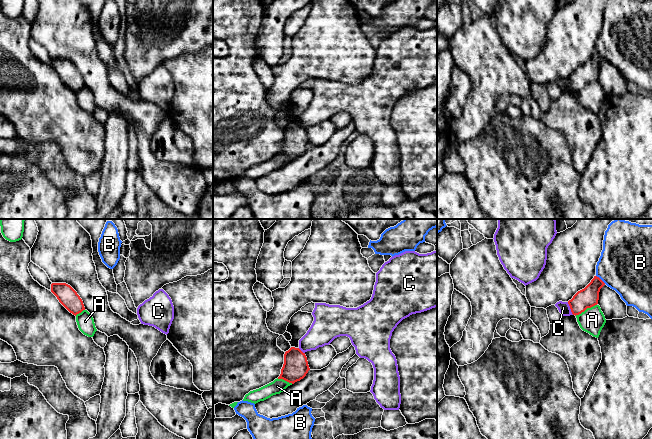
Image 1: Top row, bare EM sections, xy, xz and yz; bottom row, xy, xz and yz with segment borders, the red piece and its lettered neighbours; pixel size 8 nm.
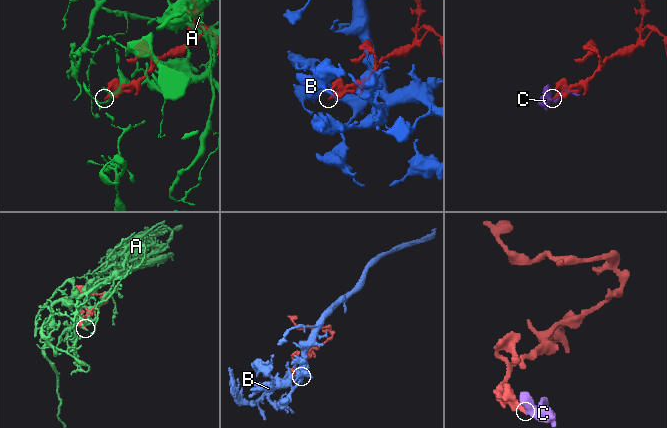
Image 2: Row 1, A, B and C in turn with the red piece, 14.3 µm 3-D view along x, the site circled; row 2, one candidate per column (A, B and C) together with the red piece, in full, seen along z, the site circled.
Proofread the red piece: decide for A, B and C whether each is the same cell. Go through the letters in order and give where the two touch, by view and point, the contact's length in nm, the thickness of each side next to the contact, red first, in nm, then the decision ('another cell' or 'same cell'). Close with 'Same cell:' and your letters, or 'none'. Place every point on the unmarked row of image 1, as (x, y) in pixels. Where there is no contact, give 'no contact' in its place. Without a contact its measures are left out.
A: meets red in yz at (585, 85); contact 200 nm long; 160 nm thick on the red side, 200 nm on the other; another cell
B: meets red in yz at (600, 55); contact 100 nm long; 160 nm thick on the red side, 440 nm on the other; another cell
C: meets red in yz at (570, 84); contact 120 nm long; 160 nm thick on the red side, 90 nm on the other; another cell
Same cell: none

